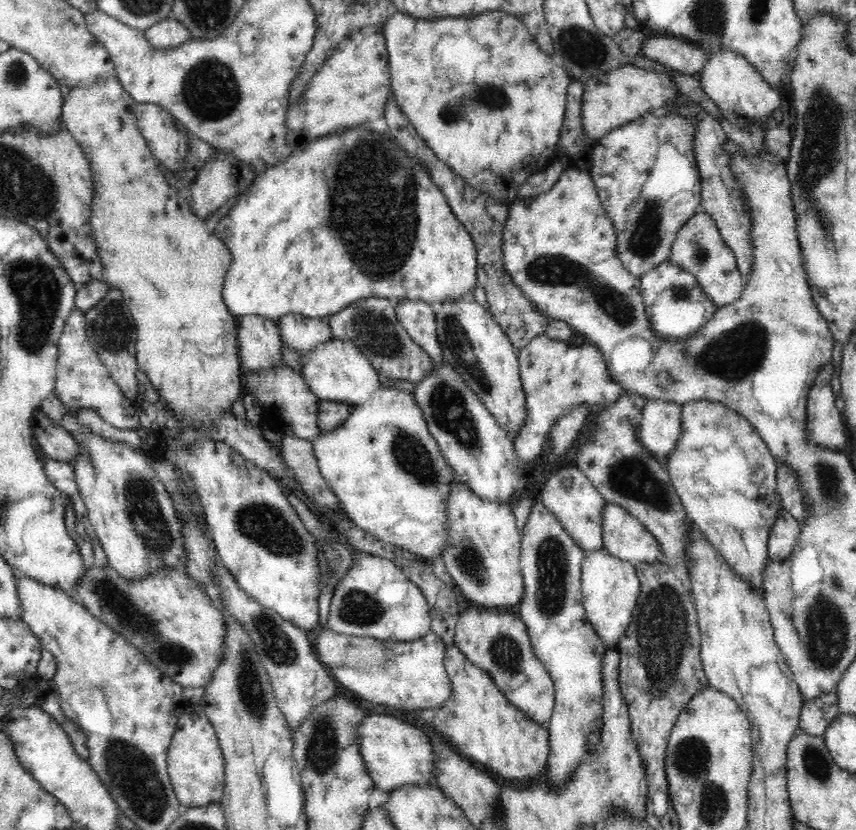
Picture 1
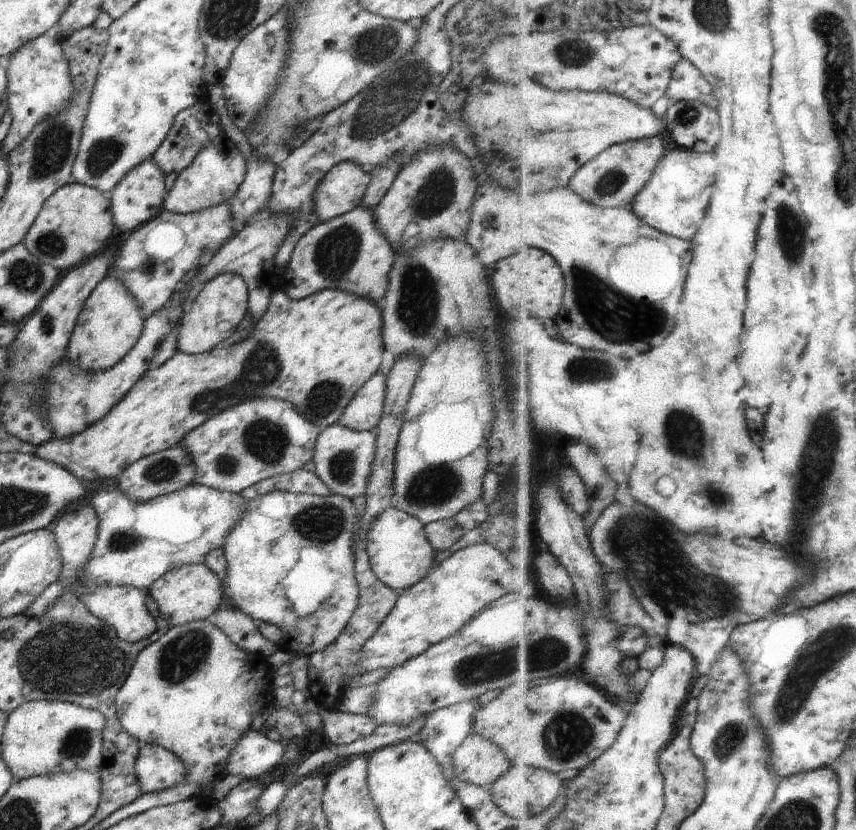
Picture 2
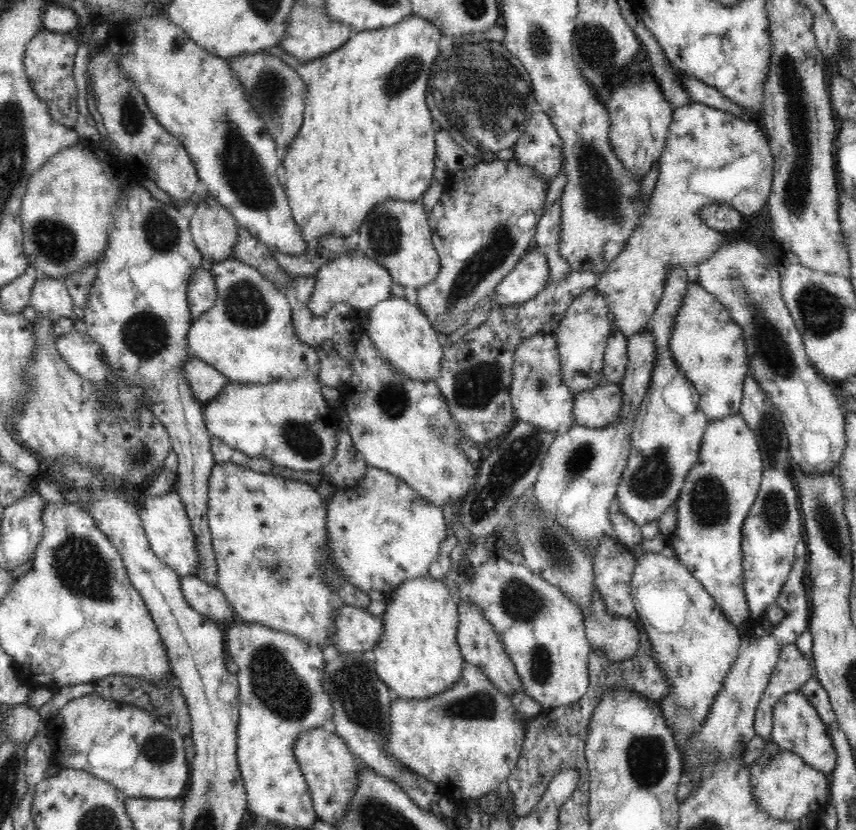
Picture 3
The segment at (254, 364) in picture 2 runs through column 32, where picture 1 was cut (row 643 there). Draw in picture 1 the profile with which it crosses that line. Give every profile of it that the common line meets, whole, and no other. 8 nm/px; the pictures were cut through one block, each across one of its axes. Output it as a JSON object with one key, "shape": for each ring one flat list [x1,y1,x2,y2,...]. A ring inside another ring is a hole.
{"shape":[[455,643,445,648,444,664,452,682,452,692,441,707,417,710,418,718,426,724,432,724,462,757,486,766,486,770,506,780,532,782,543,778,549,751,547,727,540,726,518,710,494,679,486,671,470,663]]}

